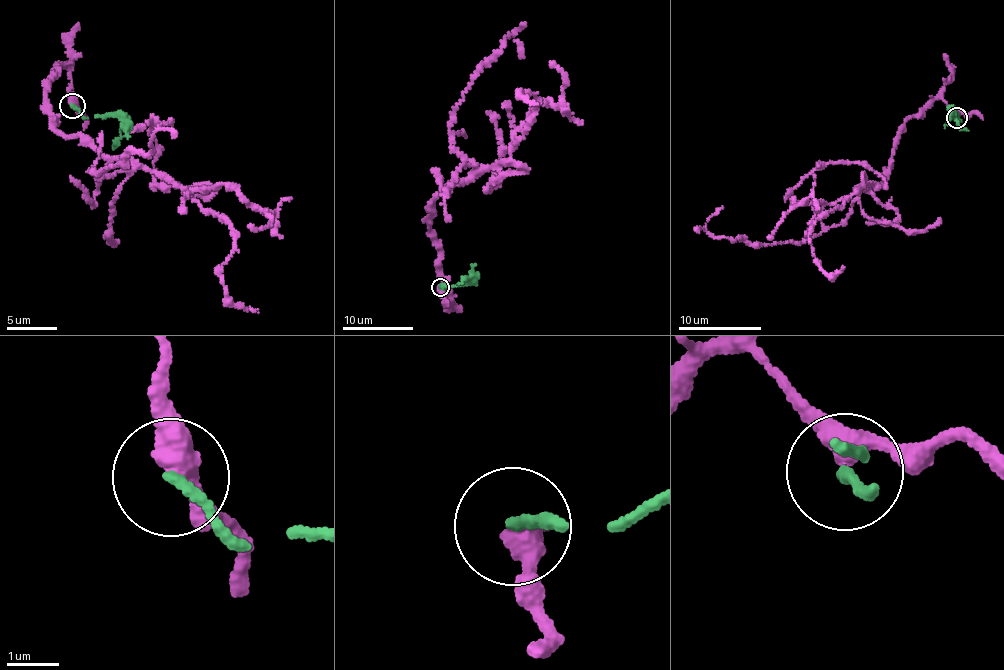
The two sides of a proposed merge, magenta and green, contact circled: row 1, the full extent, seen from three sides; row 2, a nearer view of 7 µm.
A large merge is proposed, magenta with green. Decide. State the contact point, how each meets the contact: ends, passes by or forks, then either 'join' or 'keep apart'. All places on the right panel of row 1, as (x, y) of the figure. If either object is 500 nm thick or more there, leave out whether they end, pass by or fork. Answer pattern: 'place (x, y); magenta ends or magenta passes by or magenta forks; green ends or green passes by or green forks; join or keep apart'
place (956, 117); magenta passes by; green ends; keep apart

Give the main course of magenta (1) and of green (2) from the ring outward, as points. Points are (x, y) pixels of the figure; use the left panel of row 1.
1: (71, 105), (58, 64), (46, 92), (53, 128), (195, 196), (213, 190), (155, 182), (150, 118), (131, 132)
2: (71, 105), (85, 118), (119, 118), (120, 135), (113, 149)

